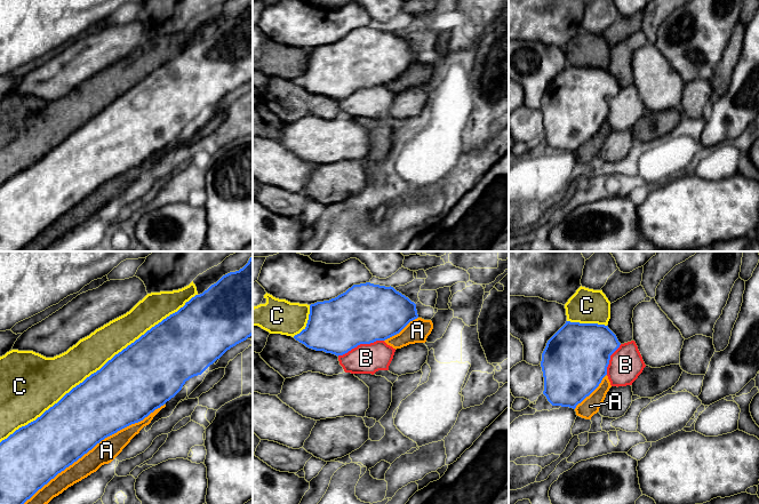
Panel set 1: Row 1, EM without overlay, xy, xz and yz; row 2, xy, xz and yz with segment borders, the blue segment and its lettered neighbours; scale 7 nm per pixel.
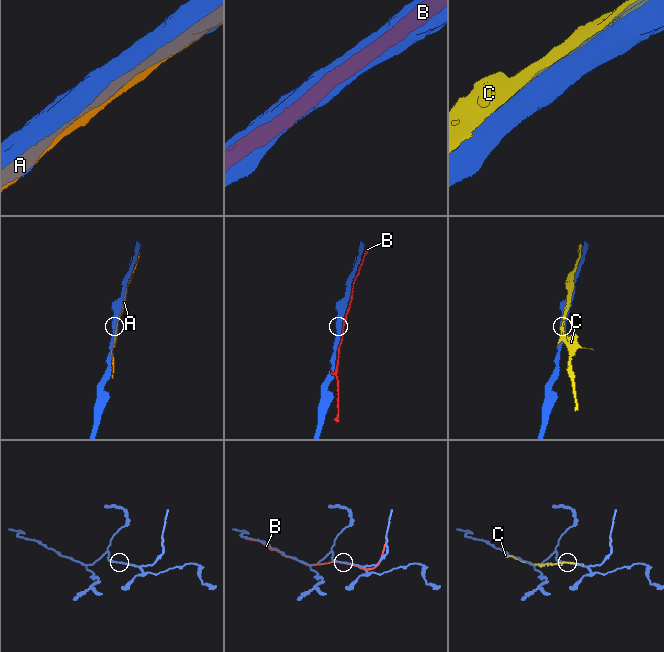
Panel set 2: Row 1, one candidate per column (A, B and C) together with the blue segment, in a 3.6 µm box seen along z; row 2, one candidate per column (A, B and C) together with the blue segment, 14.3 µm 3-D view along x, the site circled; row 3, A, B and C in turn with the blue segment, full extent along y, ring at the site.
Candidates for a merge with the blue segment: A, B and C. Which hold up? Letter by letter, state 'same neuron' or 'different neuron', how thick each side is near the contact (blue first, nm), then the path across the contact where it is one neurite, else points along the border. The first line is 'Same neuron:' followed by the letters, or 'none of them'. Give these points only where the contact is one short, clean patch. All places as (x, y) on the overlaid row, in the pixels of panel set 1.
Same neuron: none of them
A: different neuron; calibres 420 and 160 nm
B: different neuron; calibres 420 and 200 nm
C: different neuron; calibres 480 and 260 nm

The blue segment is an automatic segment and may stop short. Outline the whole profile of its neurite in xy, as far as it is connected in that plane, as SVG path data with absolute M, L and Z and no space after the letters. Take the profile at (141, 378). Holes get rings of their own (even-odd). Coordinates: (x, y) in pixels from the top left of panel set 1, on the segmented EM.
M253 256L235 272L223 275L177 312L152 327L109 360L99 370L73 387L35 421L19 427L0 442L0 504L24 504L58 473L72 465L97 443L138 423L174 398L186 381L201 375L227 350L253 335Z

